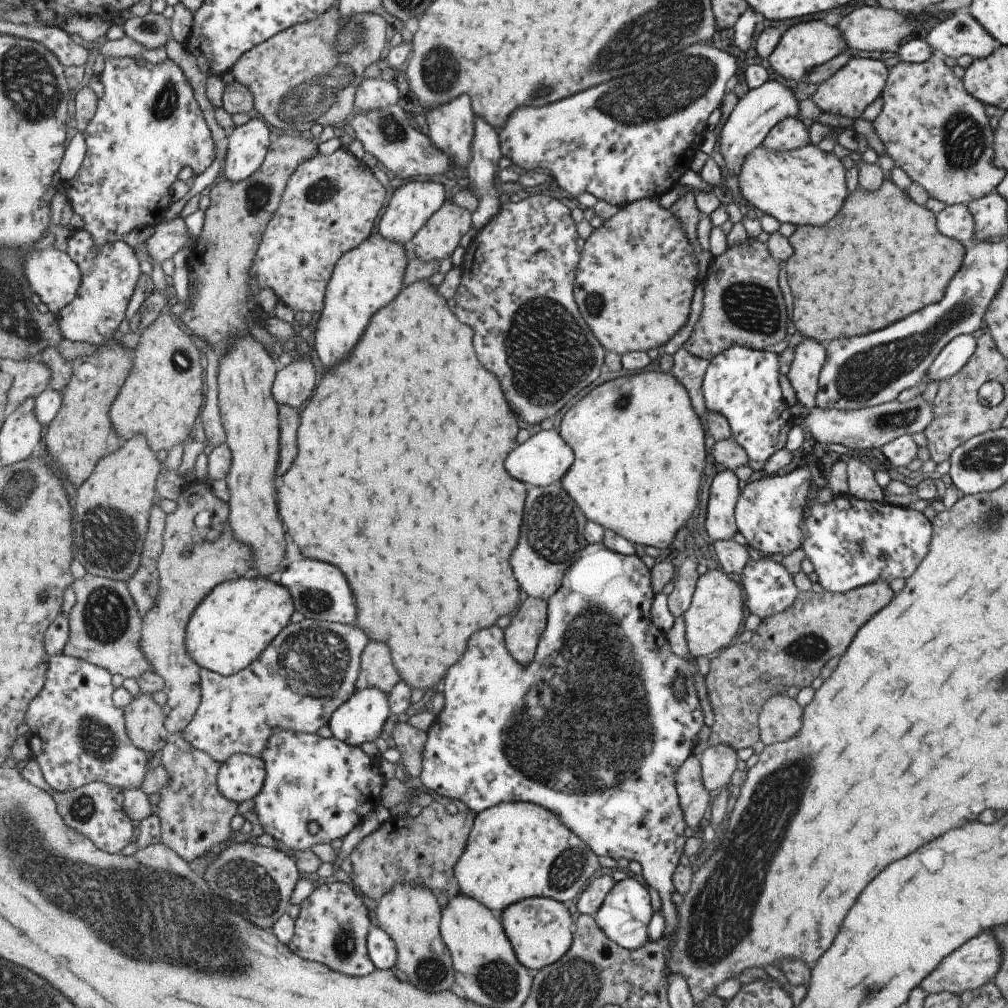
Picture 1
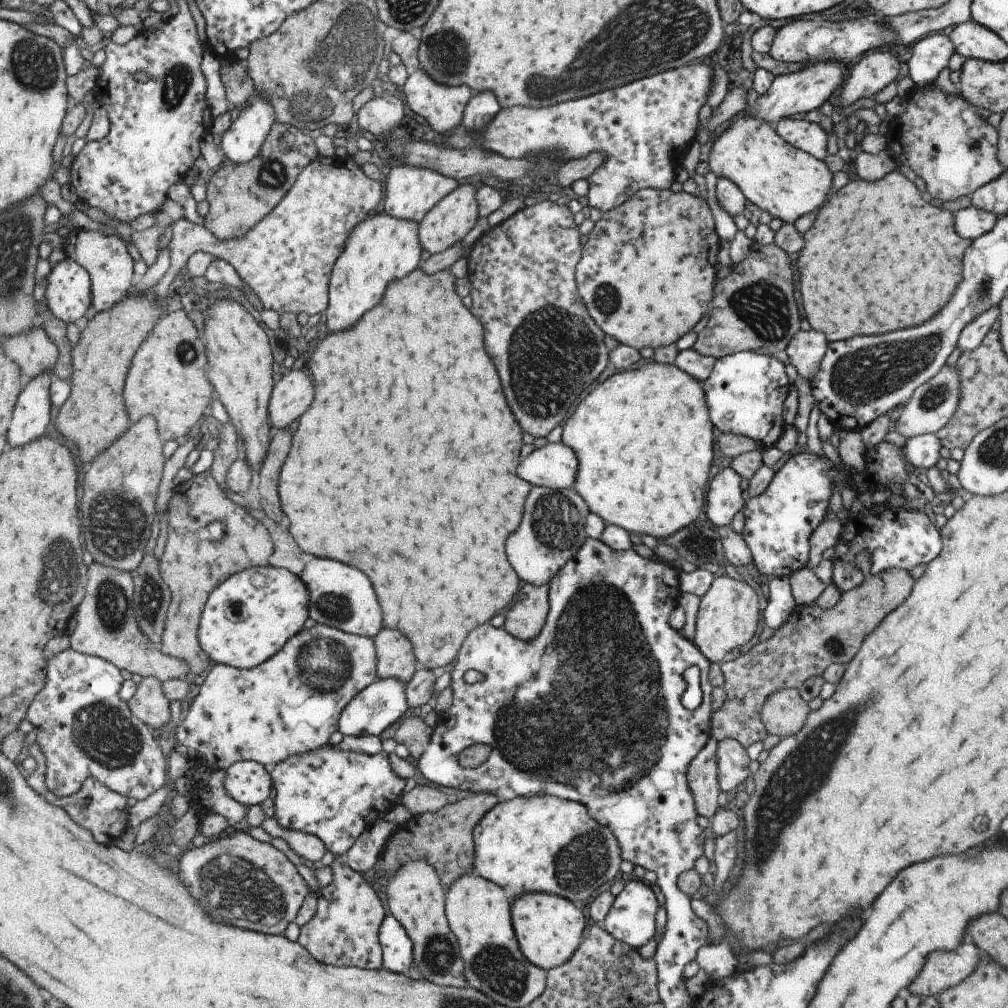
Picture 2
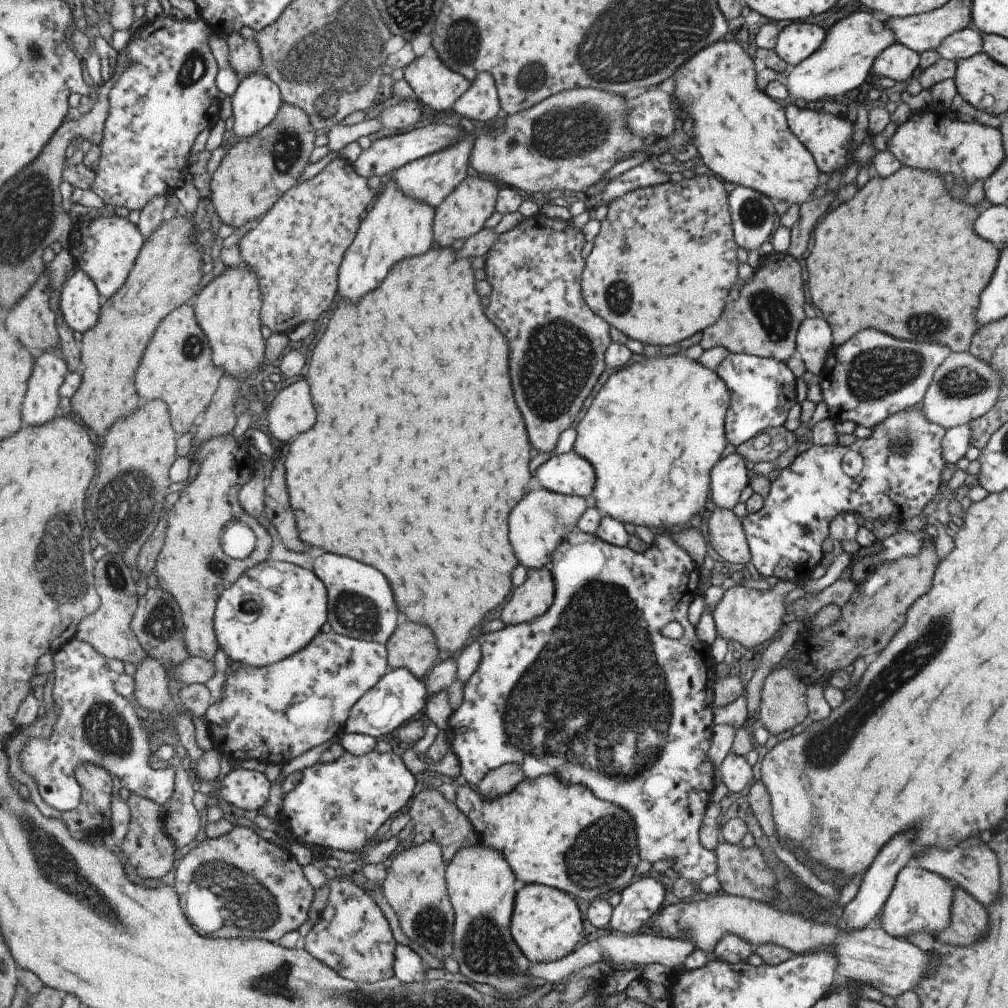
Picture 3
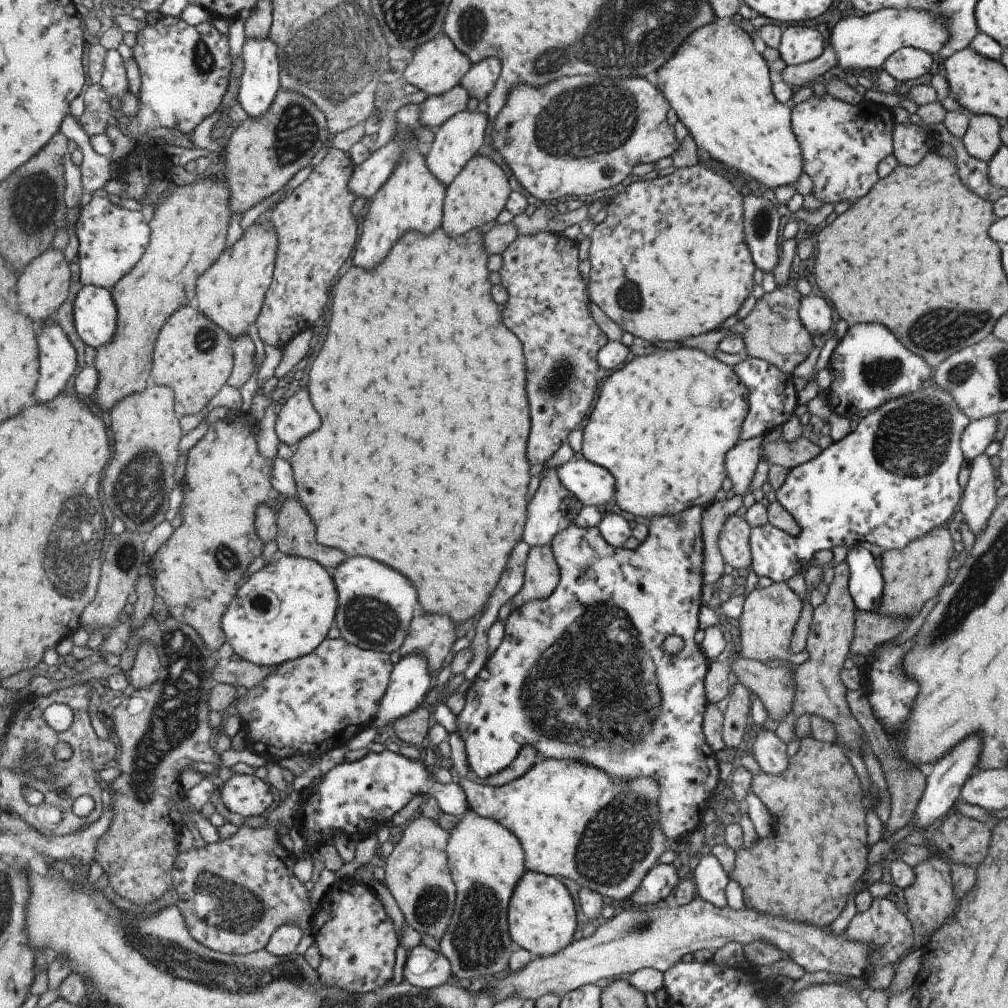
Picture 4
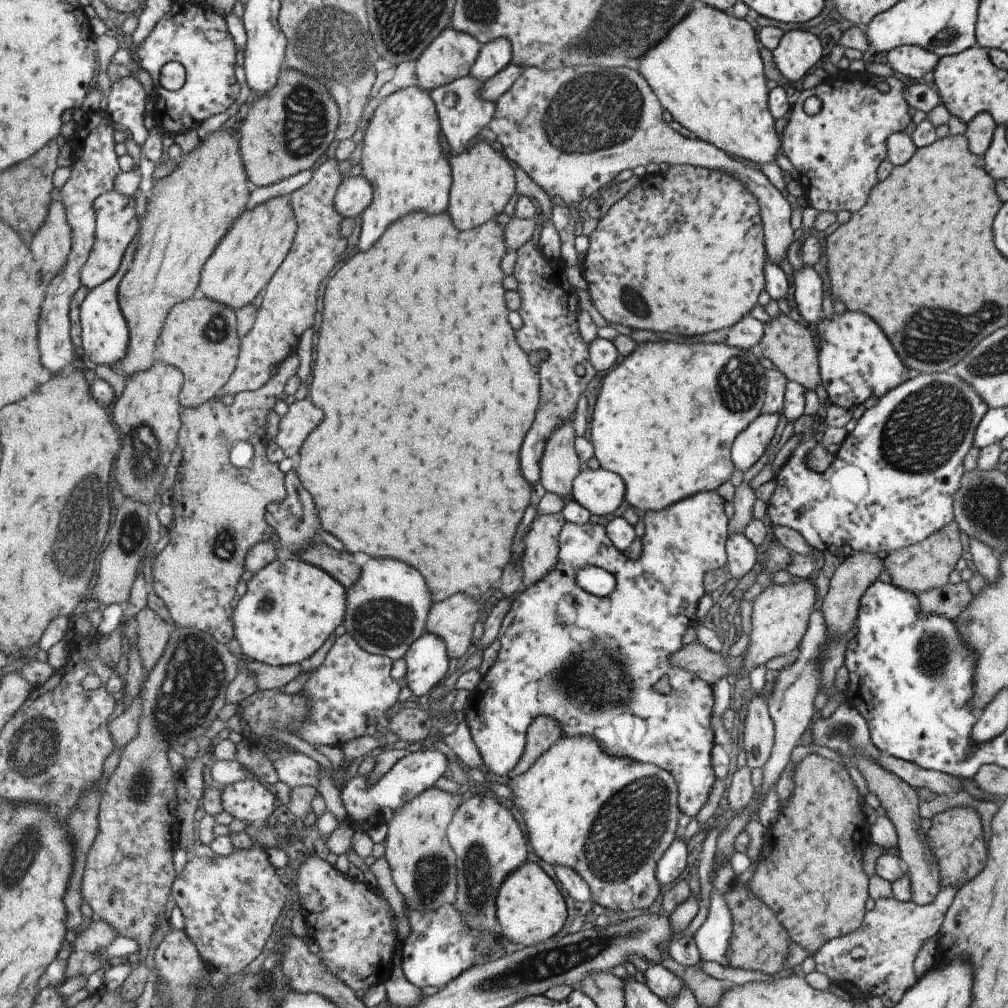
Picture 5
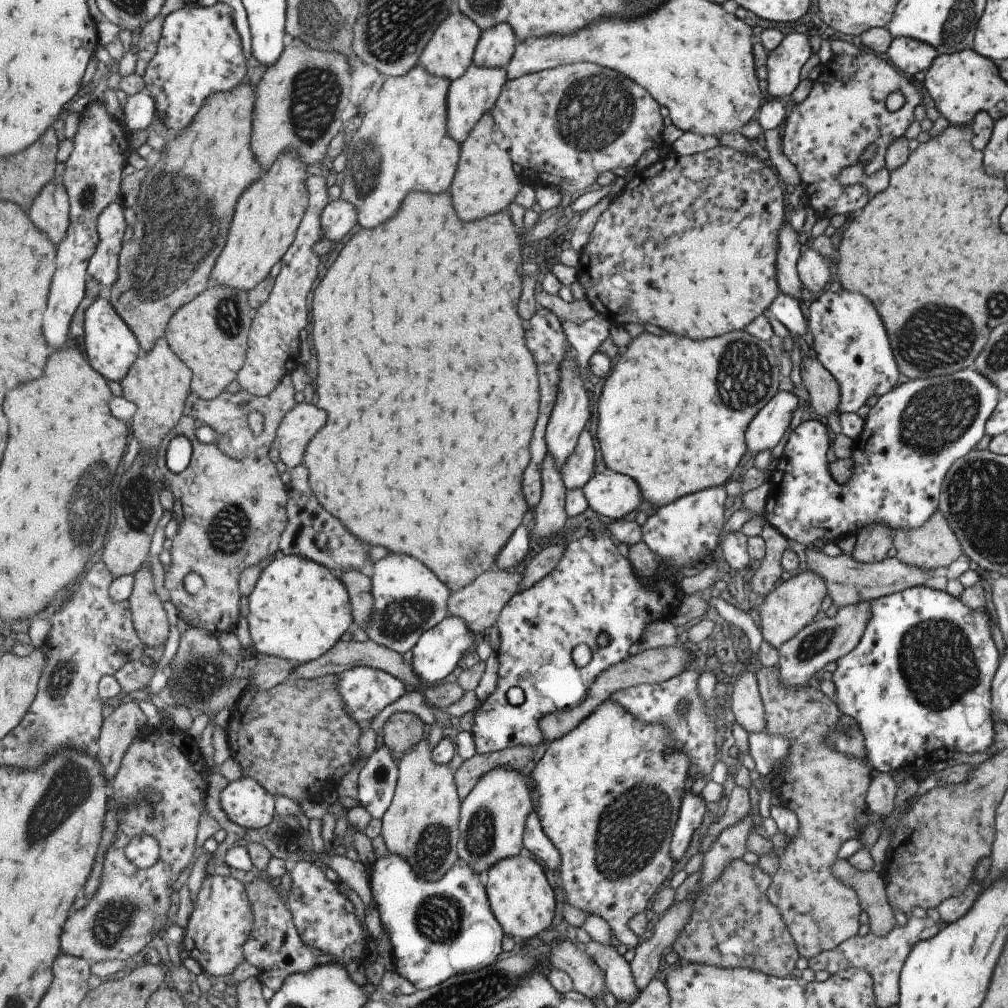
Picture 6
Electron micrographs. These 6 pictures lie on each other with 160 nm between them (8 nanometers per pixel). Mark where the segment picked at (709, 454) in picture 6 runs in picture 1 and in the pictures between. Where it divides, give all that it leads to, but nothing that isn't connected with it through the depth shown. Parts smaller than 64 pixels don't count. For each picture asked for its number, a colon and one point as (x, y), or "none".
1: (638, 448)
2: (642, 439)
3: (652, 432)
4: (671, 428)
5: (664, 419)

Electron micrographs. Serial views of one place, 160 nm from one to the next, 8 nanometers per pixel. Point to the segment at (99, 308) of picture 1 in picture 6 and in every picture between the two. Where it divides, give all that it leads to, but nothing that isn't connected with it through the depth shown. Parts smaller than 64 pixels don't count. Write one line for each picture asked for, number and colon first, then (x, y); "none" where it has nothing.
2: (105, 256)
3: (106, 248)
4: (112, 239)
5: (117, 225)
6: (104, 266)

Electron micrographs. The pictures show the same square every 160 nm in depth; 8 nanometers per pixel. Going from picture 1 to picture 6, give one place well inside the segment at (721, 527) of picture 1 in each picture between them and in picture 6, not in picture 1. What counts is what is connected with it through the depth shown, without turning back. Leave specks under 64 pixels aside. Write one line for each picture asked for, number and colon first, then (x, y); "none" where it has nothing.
2: (723, 500)
3: (729, 476)
4: (740, 460)
5: (751, 443)
6: (767, 427)

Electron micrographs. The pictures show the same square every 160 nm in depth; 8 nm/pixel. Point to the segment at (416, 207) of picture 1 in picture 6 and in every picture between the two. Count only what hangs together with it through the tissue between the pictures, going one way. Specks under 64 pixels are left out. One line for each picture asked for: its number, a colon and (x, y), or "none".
2: (410, 192)
3: (430, 178)
4: (458, 138)
5: (462, 113)
6: (468, 96)

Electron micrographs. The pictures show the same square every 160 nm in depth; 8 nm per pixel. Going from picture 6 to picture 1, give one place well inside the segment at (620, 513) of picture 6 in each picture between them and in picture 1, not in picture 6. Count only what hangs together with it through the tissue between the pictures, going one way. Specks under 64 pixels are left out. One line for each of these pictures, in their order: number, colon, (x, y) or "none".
1: (541, 460)
2: (553, 465)
3: (567, 473)
4: (592, 485)
5: (601, 492)

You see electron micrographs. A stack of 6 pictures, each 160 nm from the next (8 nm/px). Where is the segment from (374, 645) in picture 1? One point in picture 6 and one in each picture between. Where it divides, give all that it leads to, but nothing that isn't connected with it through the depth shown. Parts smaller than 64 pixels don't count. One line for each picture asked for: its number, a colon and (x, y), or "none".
2: (395, 659)
3: (412, 647)
4: (433, 636)
5: (452, 619)
6: (479, 603)

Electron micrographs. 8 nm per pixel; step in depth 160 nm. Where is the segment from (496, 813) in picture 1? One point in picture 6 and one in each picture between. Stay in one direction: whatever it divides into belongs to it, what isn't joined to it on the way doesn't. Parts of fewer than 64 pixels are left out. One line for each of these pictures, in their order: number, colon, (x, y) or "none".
2: (539, 843)
3: (563, 837)
4: (572, 821)
5: (610, 820)
6: (608, 791)

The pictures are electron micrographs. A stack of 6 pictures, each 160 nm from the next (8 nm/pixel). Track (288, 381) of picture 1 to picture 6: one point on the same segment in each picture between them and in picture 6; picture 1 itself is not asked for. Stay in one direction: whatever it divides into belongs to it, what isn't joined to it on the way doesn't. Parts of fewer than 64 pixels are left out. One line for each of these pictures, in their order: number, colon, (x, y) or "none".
2: (292, 396)
3: (292, 412)
4: (297, 418)
5: (301, 418)
6: (299, 427)

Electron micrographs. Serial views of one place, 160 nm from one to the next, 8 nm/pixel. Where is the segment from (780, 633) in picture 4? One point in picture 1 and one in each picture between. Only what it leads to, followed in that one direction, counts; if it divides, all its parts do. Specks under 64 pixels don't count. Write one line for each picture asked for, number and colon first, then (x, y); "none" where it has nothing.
1: (712, 619)
2: (727, 615)
3: (747, 617)

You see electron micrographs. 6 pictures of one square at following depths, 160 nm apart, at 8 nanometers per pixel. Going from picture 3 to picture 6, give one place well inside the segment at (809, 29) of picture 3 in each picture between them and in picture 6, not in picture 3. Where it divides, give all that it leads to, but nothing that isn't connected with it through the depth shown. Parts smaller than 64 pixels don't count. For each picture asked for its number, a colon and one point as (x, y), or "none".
4: (797, 45)
5: (797, 51)
6: (783, 63)

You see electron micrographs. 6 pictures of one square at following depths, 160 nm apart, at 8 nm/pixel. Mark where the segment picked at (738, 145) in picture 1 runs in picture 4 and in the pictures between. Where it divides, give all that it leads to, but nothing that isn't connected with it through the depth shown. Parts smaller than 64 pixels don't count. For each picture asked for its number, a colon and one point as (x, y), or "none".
2: (799, 92)
3: (842, 63)
4: (862, 43)

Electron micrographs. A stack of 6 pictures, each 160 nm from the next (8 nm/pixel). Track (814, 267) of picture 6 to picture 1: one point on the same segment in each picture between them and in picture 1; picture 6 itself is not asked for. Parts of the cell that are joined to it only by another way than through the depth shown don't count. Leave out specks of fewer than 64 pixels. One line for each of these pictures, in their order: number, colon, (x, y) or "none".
1: (808, 357)
2: (806, 349)
3: (813, 342)
4: (814, 313)
5: (806, 286)

